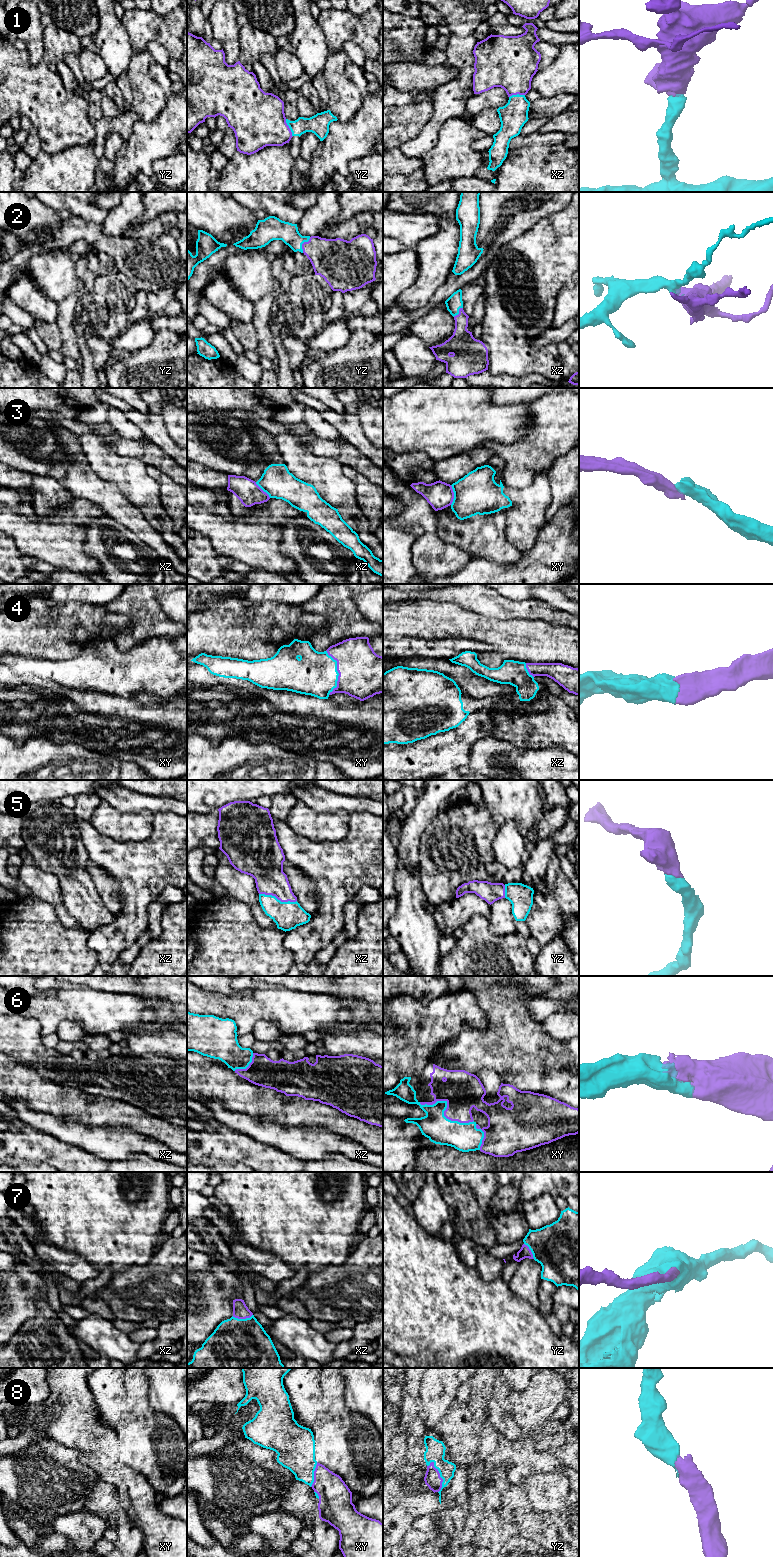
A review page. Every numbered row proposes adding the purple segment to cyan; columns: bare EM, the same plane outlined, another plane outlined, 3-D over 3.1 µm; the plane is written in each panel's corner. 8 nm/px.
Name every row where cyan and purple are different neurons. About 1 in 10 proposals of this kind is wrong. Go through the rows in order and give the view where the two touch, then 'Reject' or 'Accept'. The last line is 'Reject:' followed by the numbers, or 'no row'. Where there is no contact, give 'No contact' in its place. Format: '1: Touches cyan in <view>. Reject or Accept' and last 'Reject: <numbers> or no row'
1: Touches cyan in yz. Accept
2: Touches cyan in yz. Accept
3: Touches cyan in xy. Reject
4: Touches cyan in xy. Accept
5: Touches cyan in xz. Accept
6: Touches cyan in xy. Accept
7: Touches cyan in xz. Accept
8: Touches cyan in yz. Accept
Reject: 3

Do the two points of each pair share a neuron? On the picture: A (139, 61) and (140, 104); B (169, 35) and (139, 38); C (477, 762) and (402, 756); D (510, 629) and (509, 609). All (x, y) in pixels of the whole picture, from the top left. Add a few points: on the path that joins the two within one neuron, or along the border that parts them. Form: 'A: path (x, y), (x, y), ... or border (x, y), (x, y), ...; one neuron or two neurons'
A: path (140, 72), (140, 93); one neuron
B: path (162, 35), (160, 37), (146, 36); one neuron
C: border (478, 739), (471, 746), (469, 761), (458, 769); two neurons
D: border (486, 615), (501, 619), (532, 619); two neurons

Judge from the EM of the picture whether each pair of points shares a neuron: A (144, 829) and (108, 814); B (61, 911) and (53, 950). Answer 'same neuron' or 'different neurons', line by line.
A: same neuron
B: different neurons

